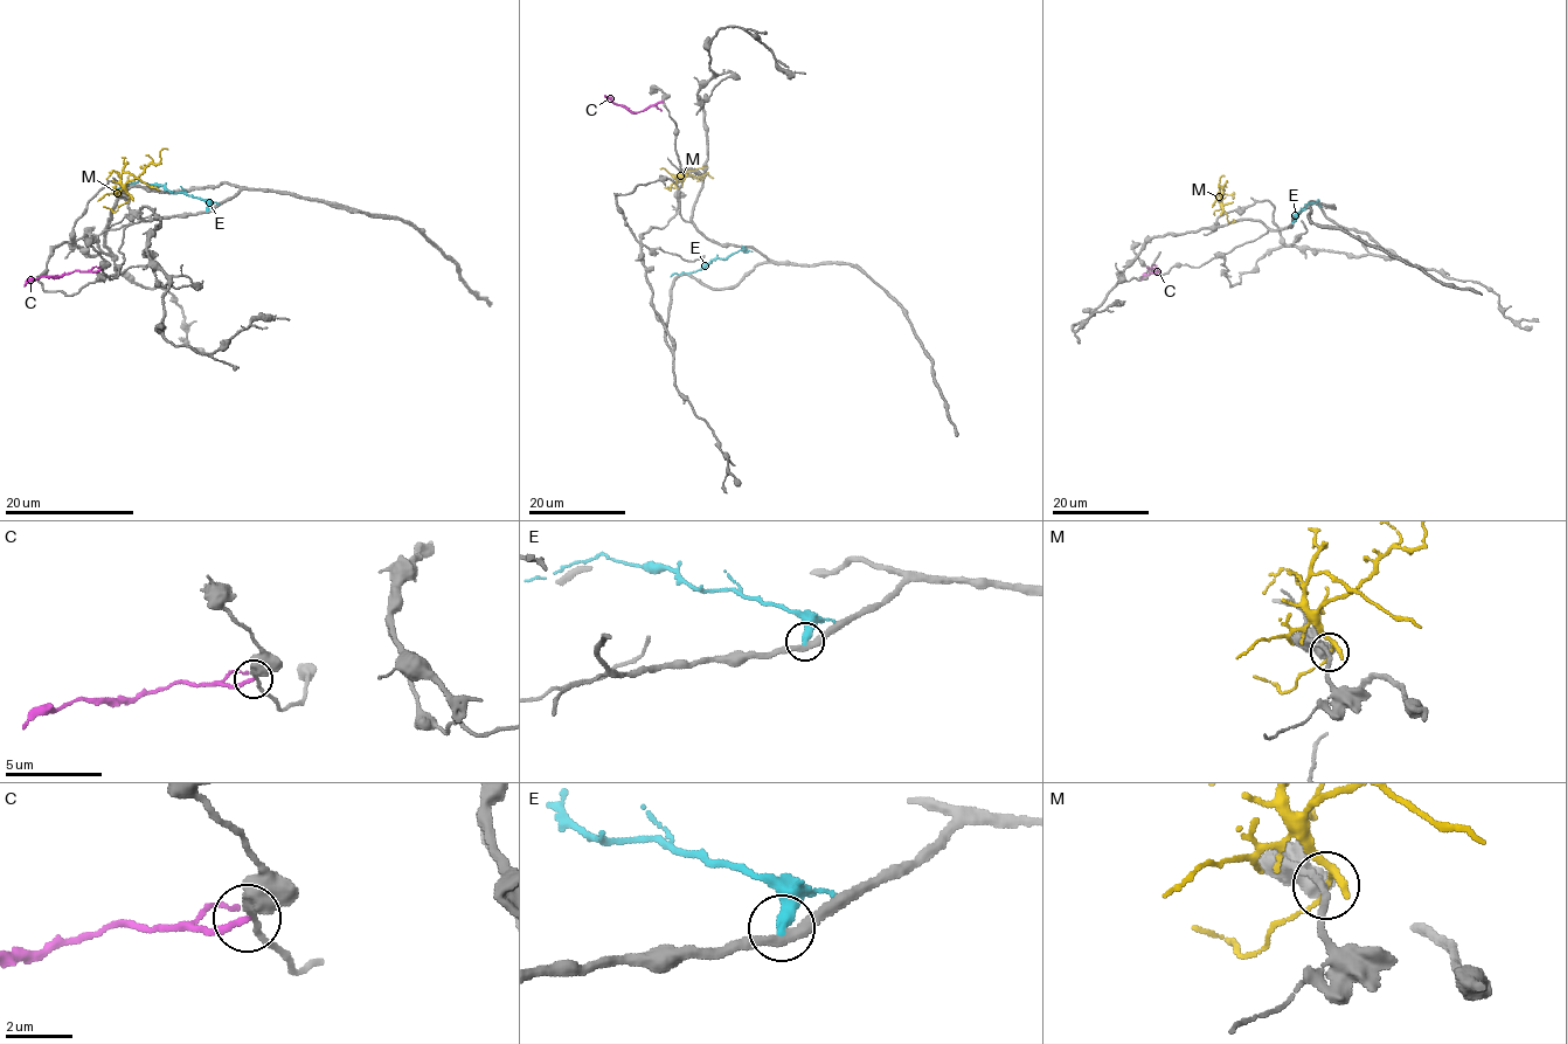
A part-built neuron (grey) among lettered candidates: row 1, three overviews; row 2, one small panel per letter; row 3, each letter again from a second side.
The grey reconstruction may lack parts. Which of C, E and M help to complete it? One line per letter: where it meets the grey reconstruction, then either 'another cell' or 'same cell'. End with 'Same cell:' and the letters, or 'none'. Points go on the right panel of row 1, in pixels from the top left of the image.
C: meets grey at (1146, 267); another cell
E: meets grey at (1292, 221); another cell
M: meets grey at (1226, 213); another cell
Same cell: none

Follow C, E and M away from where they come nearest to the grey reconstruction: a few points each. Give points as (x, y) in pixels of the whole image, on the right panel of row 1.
C: (1146, 267), (1158, 270), (1141, 279)
E: (1292, 221), (1297, 213), (1317, 199), (1323, 207)
M: (1226, 213), (1219, 200), (1222, 188), (1219, 186), (1220, 178), (1224, 177)

